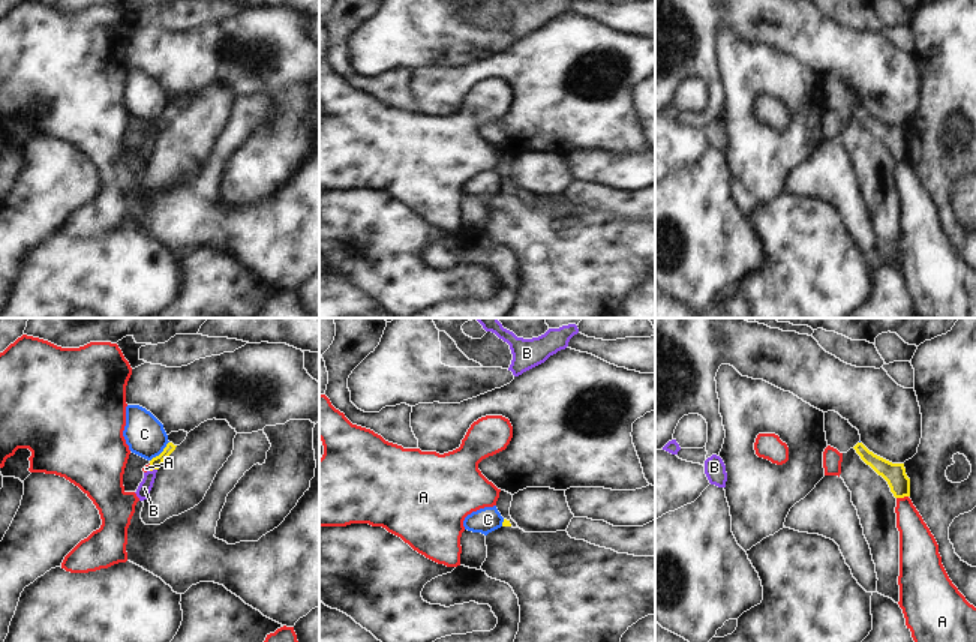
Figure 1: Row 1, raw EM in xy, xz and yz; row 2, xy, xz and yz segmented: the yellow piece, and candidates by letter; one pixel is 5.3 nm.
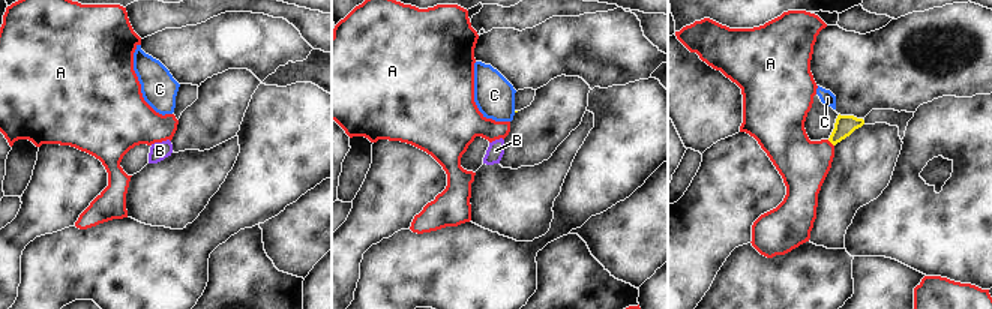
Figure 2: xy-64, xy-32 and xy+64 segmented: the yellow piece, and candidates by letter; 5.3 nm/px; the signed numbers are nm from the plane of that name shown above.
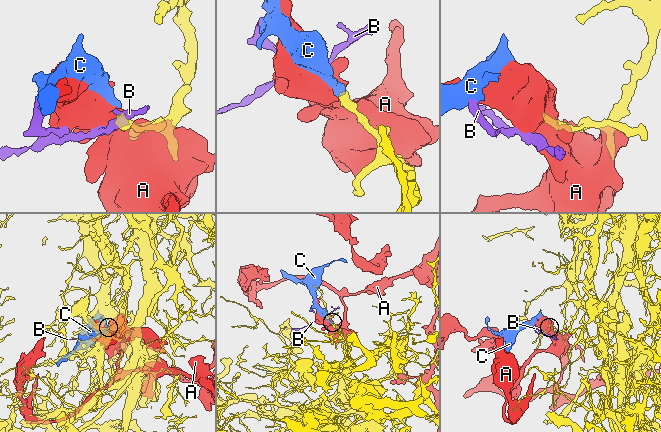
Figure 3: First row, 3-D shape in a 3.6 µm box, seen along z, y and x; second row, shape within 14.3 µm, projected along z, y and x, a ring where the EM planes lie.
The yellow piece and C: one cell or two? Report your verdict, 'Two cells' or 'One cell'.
Two cells

